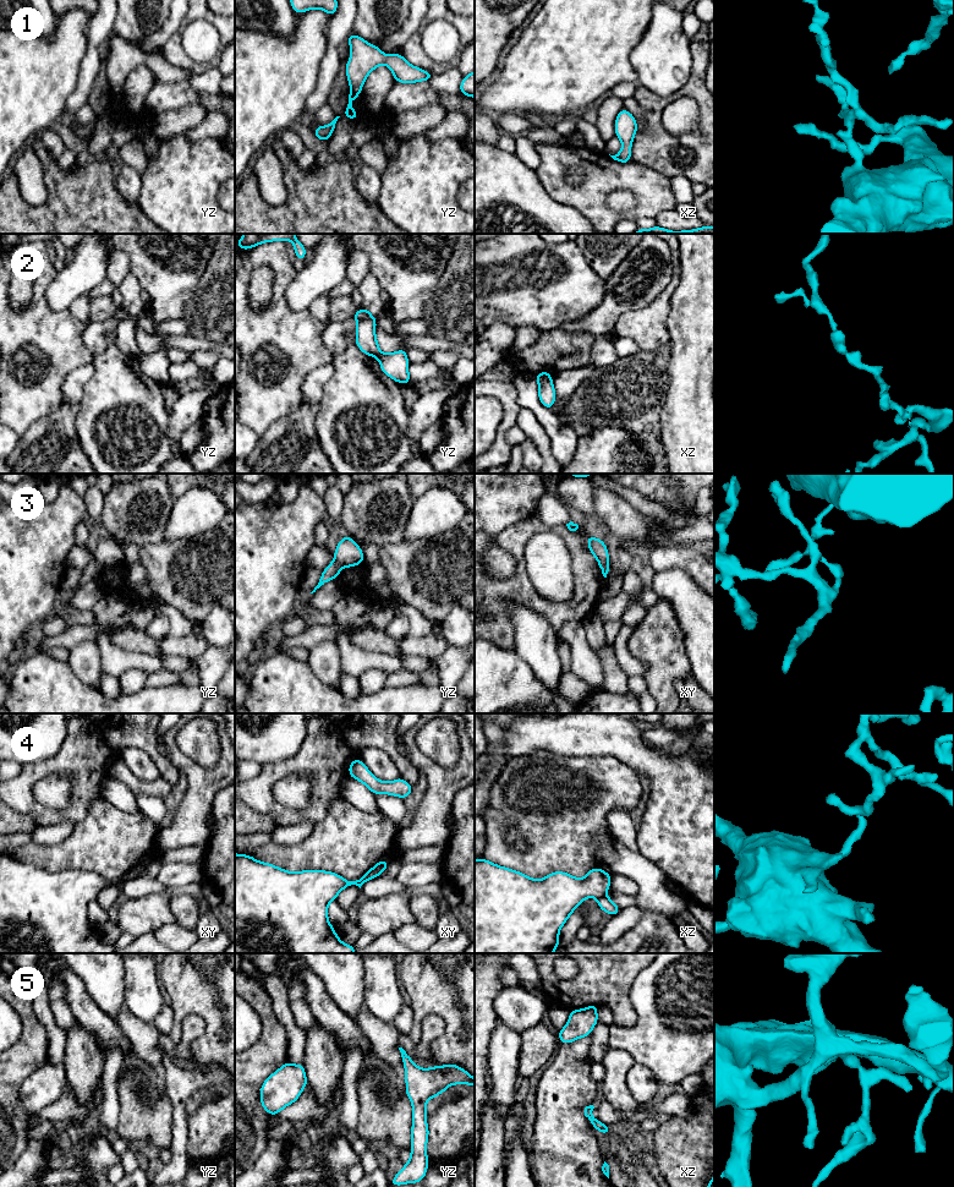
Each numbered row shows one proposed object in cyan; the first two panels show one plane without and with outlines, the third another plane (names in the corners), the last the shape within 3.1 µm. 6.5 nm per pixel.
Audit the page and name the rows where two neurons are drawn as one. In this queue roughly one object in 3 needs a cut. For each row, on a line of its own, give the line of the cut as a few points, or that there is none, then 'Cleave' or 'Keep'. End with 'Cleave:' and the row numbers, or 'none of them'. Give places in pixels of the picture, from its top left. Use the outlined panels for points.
1: No split. Keep
2: Split along yz (380, 353), (376, 356). Cleave
3: Split along yz (334, 559), (341, 567). Cleave
4: Split along xy (360, 879), (356, 885). Cleave
5: No split. Keep
Cleave: 2, 3, 4

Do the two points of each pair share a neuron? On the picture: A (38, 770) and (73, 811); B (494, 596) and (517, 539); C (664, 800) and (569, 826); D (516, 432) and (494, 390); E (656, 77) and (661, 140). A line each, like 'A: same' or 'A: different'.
A: same
B: same
C: different
D: different
E: different

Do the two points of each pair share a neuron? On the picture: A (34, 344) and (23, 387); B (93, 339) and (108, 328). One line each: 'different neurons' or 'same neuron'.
A: same neuron
B: same neuron

